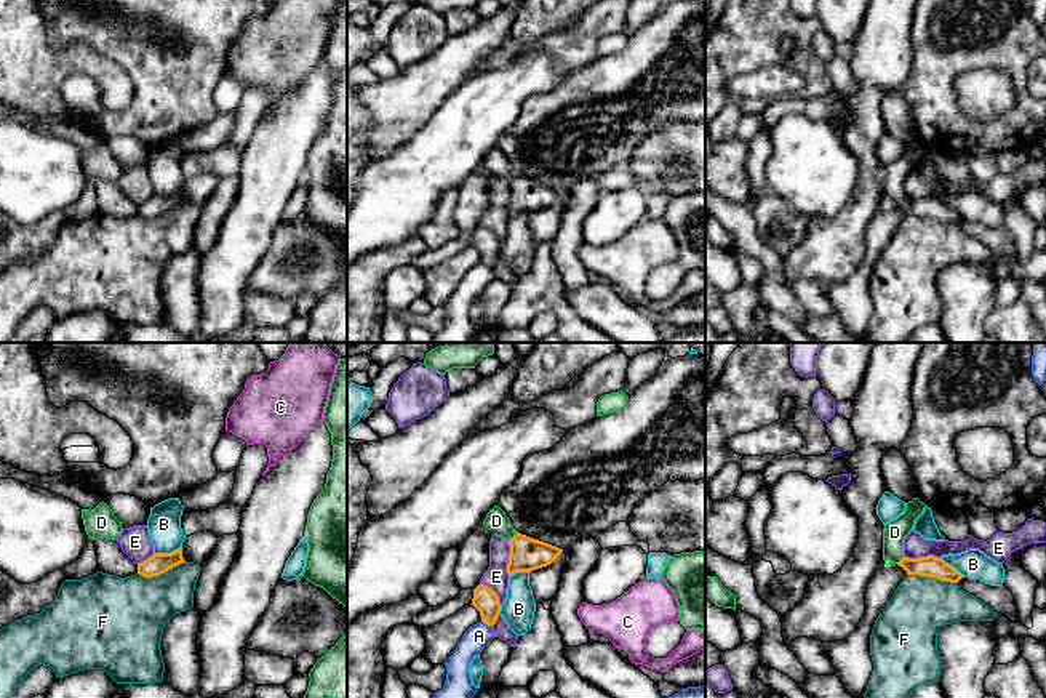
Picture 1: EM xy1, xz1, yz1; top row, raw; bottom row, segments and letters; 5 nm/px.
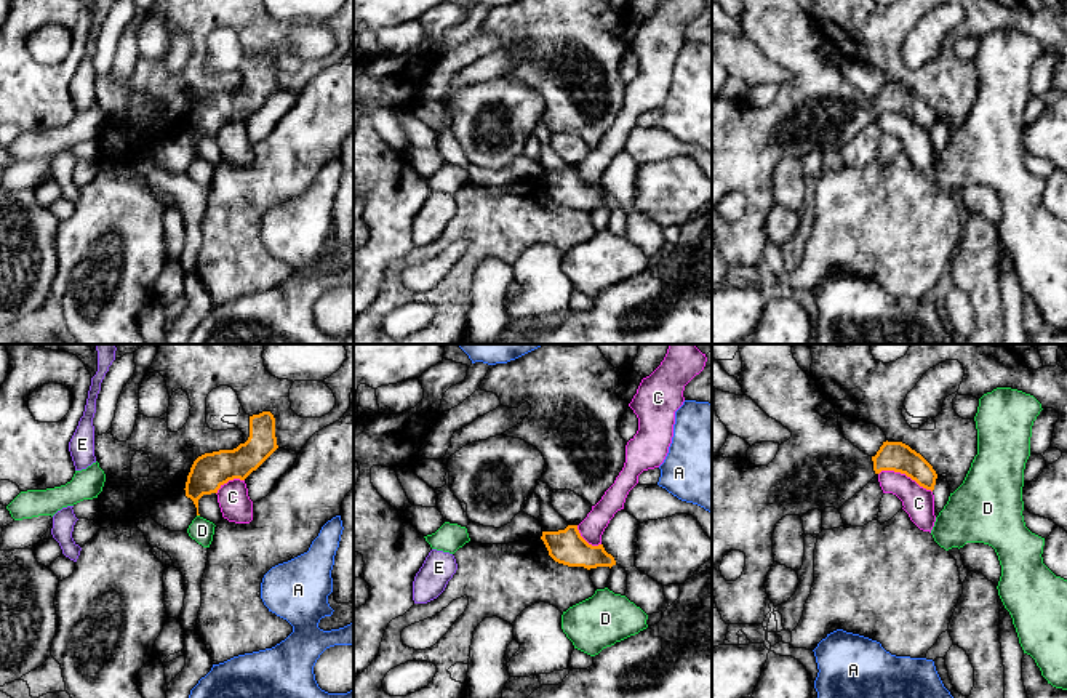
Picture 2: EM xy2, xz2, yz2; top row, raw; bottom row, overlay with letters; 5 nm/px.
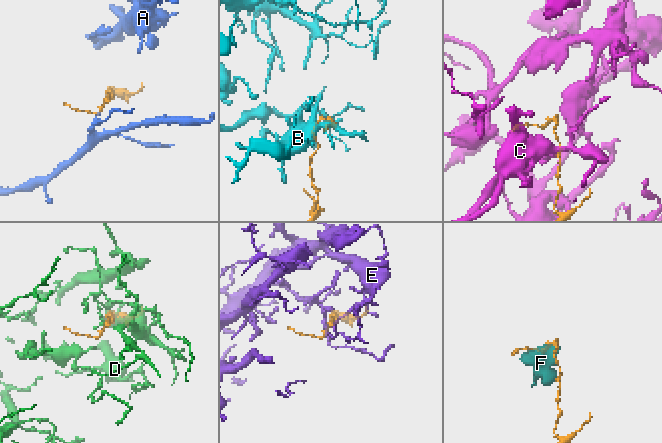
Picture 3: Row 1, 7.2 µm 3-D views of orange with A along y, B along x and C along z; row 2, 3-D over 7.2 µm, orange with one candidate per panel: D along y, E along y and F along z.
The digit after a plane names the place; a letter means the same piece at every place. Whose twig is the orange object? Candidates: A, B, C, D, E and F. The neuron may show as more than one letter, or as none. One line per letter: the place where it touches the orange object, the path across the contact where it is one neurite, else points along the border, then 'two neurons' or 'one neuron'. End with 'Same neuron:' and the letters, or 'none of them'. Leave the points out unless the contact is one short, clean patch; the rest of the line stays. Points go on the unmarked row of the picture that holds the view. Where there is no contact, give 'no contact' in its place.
A: contact xz1 (487, 264); border xz1 (482, 261), (490, 268); two neurons
B: contact xy1 (167, 196); two neurons
C: contact yz2 (906, 116); border yz2 (879, 114), (904, 114), (931, 133); two neurons
D: contact xz1 (514, 178); two neurons
E: contact yz1 (922, 199); border yz1 (904, 197), (936, 197), (939, 200); two neurons
F: contact yz1 (931, 218); two neurons
Same neuron: none of them

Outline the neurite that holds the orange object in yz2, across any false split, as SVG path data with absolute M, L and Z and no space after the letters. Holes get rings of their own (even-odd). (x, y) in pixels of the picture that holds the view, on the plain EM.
M795 0L741 2L742 13L736 21L744 37L787 69L792 78L779 86L776 99L768 107L720 96L712 101L712 237L726 266L763 266L771 253L765 223L774 205L773 174L782 158L801 158L825 149L840 150L881 112L905 115L931 133L937 115L920 94L902 83L886 82L875 98L869 98L846 82L838 66L838 54L833 59L822 59L816 53L825 40ZM731 192L745 195L744 213L736 223L726 223L720 213L723 199Z

